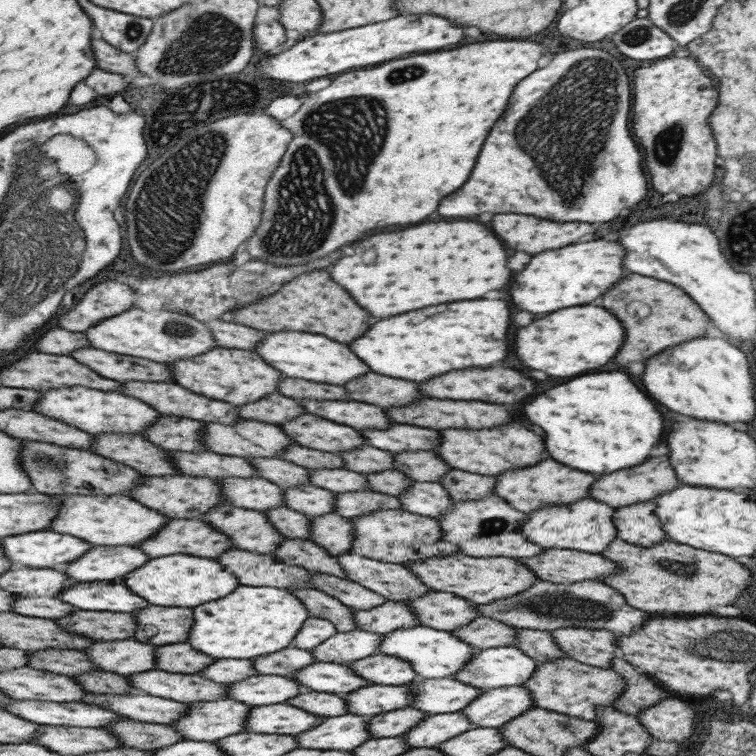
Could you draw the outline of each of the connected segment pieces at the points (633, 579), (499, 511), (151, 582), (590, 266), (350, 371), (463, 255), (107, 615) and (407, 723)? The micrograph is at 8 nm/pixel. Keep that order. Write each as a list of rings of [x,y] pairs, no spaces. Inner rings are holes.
[[[616,537],[599,555],[618,566],[616,574],[606,574],[599,581],[614,588],[629,606],[652,616],[714,614],[713,608],[733,604],[751,582],[749,570],[733,557],[669,539],[645,548]]]
[[[491,494],[479,500],[451,502],[450,509],[437,522],[442,530],[442,543],[451,543],[459,553],[473,558],[505,557],[531,558],[542,553],[539,545],[529,542],[520,533],[520,526],[526,521],[526,513],[515,510],[499,496]]]
[[[175,554],[151,558],[141,568],[129,572],[123,582],[133,594],[139,594],[149,604],[157,606],[179,606],[179,608],[193,608],[201,602],[211,602],[223,598],[225,594],[237,588],[237,580],[233,574],[225,572],[221,565],[213,559],[197,558],[193,555]]]
[[[593,240],[583,244],[571,244],[559,250],[545,250],[535,254],[527,266],[515,274],[509,284],[509,300],[517,310],[533,312],[533,314],[549,314],[559,308],[589,304],[603,296],[613,284],[617,284],[623,274],[621,258],[625,252],[617,242]]]
[[[297,331],[269,332],[254,348],[253,354],[257,354],[265,364],[269,364],[283,377],[315,383],[344,386],[351,381],[351,378],[369,372],[369,368],[361,364],[361,360],[355,358],[355,354],[351,354],[345,344],[337,344],[319,334],[305,334]]]
[[[429,222],[361,240],[353,256],[339,258],[331,266],[329,276],[371,316],[389,318],[425,306],[483,298],[485,292],[501,290],[509,282],[505,264],[505,248],[485,226],[475,222]],[[365,252],[375,254],[375,258],[363,262]]]
[[[75,612],[65,618],[54,620],[61,628],[75,632],[77,636],[93,640],[123,640],[133,636],[135,622],[131,614],[111,614],[111,612]]]
[[[413,707],[399,708],[385,711],[383,714],[375,714],[367,717],[366,728],[370,732],[370,738],[399,737],[414,728],[414,726],[428,714]]]

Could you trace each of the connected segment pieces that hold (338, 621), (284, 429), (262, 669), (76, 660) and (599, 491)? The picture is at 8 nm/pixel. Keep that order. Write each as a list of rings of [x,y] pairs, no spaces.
[[[287,588],[307,609],[309,617],[324,618],[333,623],[336,632],[356,630],[352,609],[327,593],[313,588]]]
[[[302,412],[283,425],[277,425],[277,428],[281,434],[291,437],[294,444],[321,452],[347,452],[366,444],[359,431],[307,412]]]
[[[283,648],[279,652],[256,656],[253,666],[257,675],[277,675],[287,677],[296,670],[314,662],[312,652],[300,648]]]
[[[46,648],[41,652],[28,654],[28,666],[48,673],[65,674],[65,676],[77,676],[95,668],[83,652],[55,650],[55,648]]]
[[[659,456],[659,458],[649,458],[639,466],[605,474],[603,478],[599,478],[597,482],[591,484],[587,496],[596,502],[601,502],[615,509],[619,506],[629,506],[637,502],[653,501],[658,494],[671,490],[674,486],[678,486],[678,483],[675,471],[669,466],[667,456]]]

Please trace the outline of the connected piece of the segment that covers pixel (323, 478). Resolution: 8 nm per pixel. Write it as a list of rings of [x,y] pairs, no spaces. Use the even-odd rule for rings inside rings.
[[[320,468],[310,470],[308,484],[329,490],[331,493],[365,491],[366,478],[345,468]]]

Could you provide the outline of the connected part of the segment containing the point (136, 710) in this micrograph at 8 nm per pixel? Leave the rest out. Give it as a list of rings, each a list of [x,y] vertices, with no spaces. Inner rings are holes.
[[[86,692],[86,694],[87,696],[85,696],[83,700],[77,701],[109,709],[114,713],[119,713],[122,718],[137,722],[169,725],[172,724],[172,722],[176,722],[176,720],[178,720],[182,714],[186,714],[186,710],[188,710],[188,703],[180,703],[174,700],[143,695],[137,692],[135,692],[135,694],[126,692],[125,694],[115,694],[115,696],[111,696],[111,694],[109,694],[109,696],[99,696],[99,694],[89,692]]]

